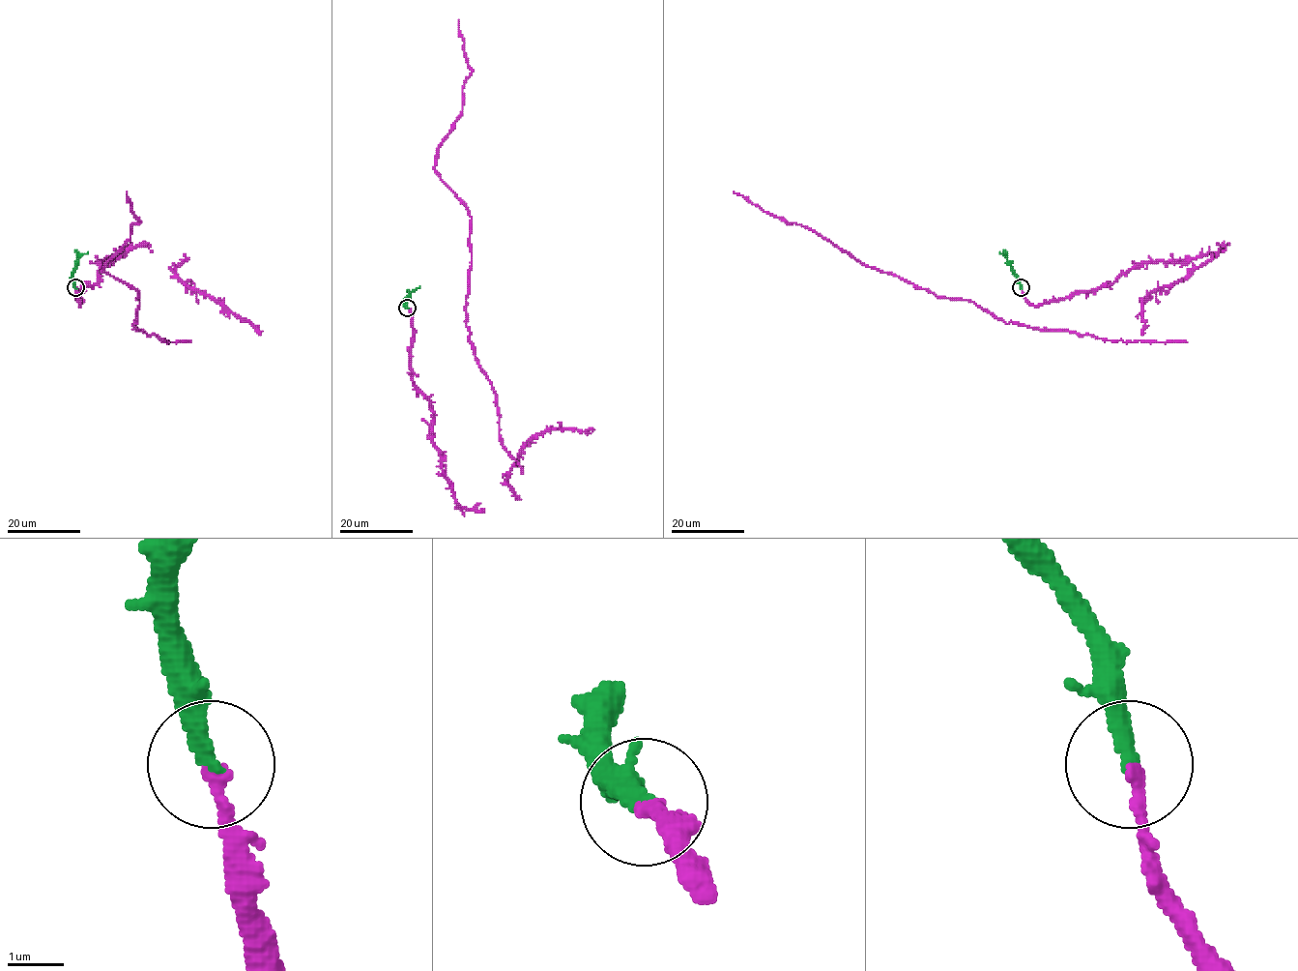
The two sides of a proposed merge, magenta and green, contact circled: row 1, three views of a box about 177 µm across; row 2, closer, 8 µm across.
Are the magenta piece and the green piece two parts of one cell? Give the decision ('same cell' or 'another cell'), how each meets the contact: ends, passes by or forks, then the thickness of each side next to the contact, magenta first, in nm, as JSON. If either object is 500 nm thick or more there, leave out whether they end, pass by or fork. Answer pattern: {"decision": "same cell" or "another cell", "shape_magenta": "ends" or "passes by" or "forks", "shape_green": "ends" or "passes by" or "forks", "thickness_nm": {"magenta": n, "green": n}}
{"decision": "same cell", "shape_magenta": "ends", "shape_green": "ends", "thickness_nm": {"magenta": 240, "green": 300}}

